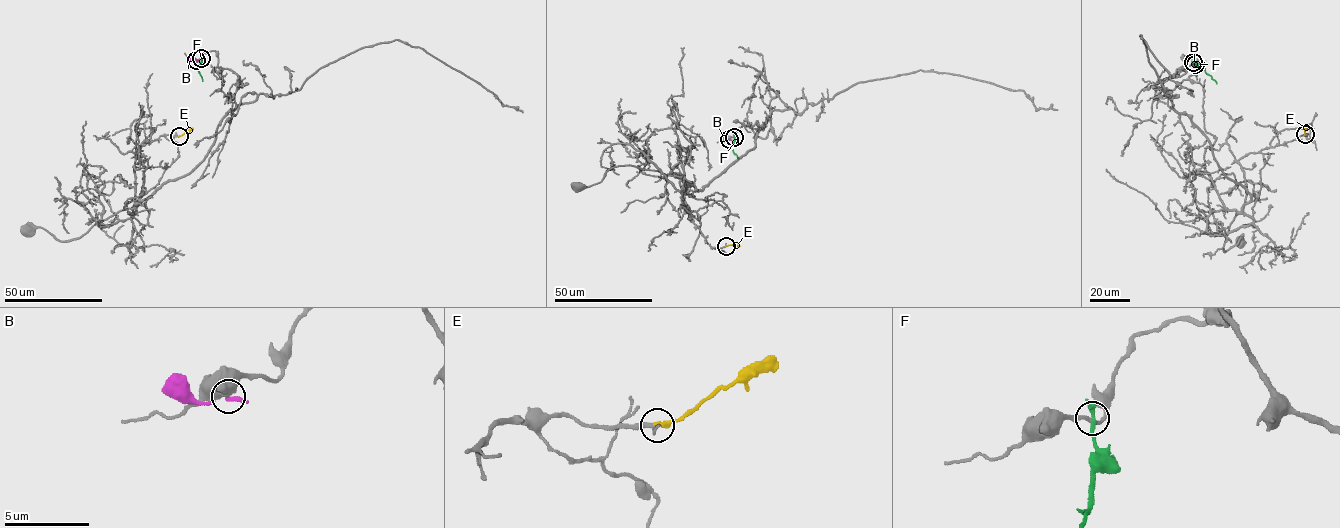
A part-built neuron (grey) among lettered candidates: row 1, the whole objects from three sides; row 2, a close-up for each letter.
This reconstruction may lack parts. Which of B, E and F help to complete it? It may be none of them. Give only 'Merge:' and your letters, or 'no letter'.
Merge: no letter

